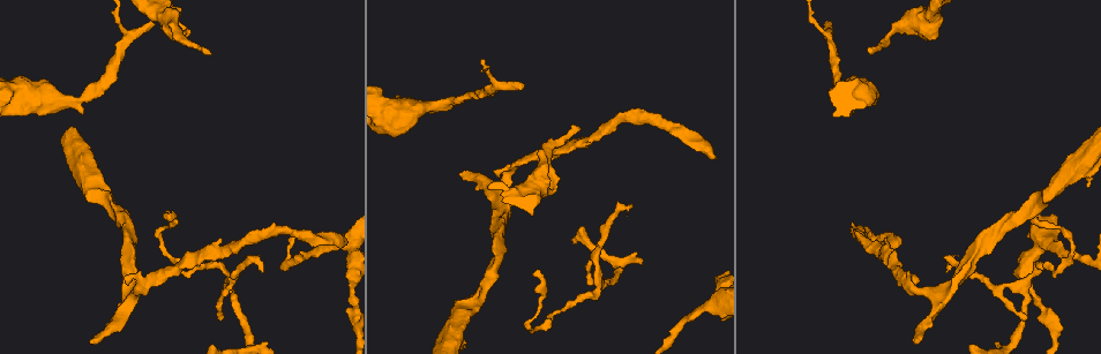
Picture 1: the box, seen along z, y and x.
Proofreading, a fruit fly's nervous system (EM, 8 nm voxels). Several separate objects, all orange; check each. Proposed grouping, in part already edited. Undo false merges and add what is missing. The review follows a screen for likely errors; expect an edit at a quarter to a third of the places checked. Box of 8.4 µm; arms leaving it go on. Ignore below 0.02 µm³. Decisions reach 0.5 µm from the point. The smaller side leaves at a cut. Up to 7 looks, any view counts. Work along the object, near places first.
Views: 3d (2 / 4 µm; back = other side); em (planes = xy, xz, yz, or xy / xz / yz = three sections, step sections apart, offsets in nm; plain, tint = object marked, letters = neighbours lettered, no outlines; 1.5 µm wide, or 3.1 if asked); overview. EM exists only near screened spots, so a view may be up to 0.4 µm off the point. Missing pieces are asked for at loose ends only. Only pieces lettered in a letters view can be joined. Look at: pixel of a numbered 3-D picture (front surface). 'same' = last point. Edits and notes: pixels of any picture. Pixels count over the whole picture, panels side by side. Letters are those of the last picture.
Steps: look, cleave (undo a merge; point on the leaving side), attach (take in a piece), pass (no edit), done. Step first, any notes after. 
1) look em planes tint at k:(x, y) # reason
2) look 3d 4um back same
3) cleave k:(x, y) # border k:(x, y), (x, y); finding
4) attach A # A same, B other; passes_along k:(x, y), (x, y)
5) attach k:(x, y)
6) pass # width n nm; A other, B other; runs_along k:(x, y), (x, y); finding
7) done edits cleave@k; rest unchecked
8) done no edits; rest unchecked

look 3d 2um at 1:(219, 315) # thin end

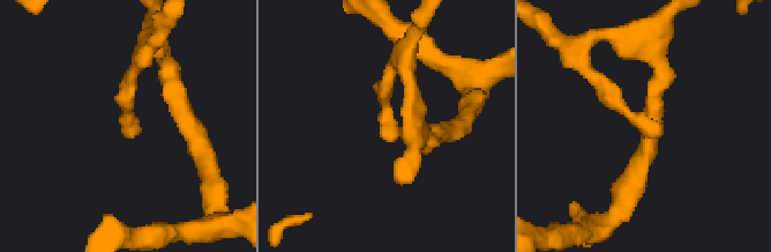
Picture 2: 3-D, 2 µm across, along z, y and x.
look em planes tint at 2:(660, 123)

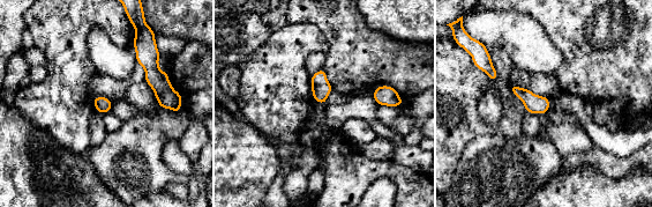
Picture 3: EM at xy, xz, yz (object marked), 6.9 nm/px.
look em planes letters same # see the neighbours

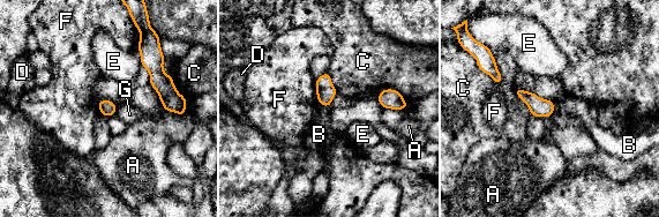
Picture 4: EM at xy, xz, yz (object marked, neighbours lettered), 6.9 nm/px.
pass # width 110 nm; longest_contact C 260 nm; A other, B other, C other, D other, E other, F other, G other; no lettered piece goes on from it

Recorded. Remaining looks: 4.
look 3d 4um at 1:(580, 130) # thin end

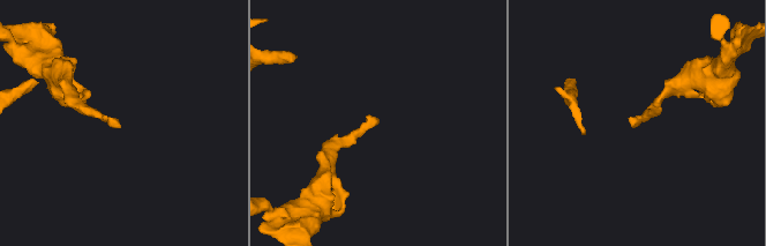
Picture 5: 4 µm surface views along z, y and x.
look em xy step 8 tint at 5:(120, 126) # need the tissue

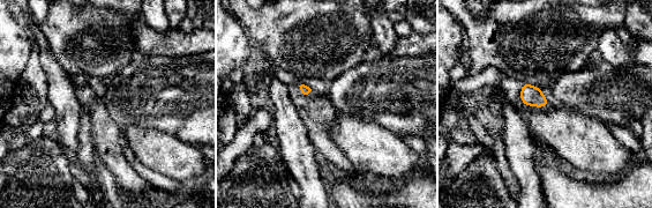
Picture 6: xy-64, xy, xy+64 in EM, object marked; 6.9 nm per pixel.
look em planes letters same # cut it another way

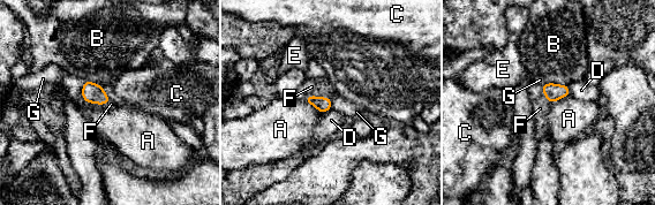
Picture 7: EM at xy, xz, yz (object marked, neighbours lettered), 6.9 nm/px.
attach F # width 110 nm; longest_contact F 190 nm; A other, B other, C other, D other, E other, F same, G other; the cell continues

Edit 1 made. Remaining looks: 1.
done edits attach@7; rest unchecked

